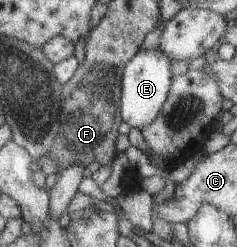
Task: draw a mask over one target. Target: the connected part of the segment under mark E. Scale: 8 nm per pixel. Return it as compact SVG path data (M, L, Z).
M141 49L138 55L127 63L125 71L121 73L119 113L122 121L139 129L153 123L155 118L160 115L162 108L165 107L172 79L171 61L166 54L158 49Z

